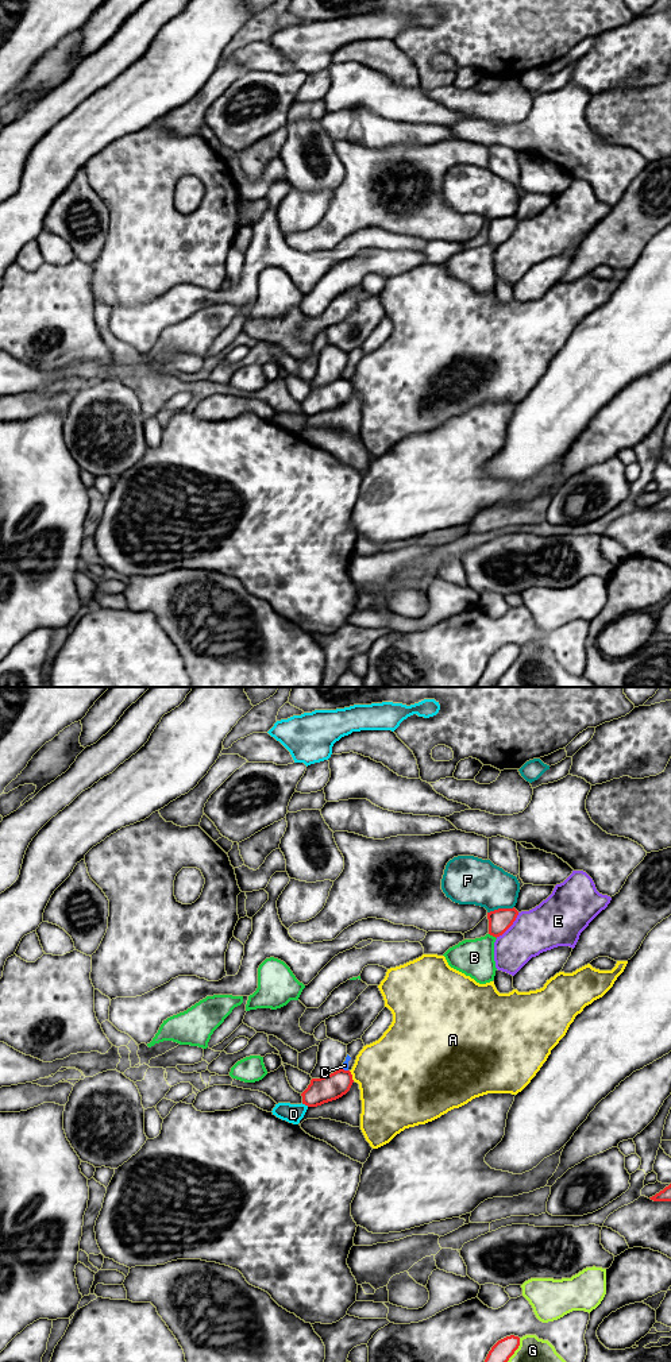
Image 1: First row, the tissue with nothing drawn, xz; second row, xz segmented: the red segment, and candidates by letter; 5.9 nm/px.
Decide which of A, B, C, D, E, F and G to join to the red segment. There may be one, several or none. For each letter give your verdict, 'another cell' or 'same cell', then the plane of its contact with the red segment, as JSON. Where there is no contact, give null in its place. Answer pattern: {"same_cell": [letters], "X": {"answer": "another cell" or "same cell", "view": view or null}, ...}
{"same_cell": [], "A": {"answer": "another cell", "view": "xz"}, "B": {"answer": "another cell", "view": "xz"}, "C": {"answer": "another cell", "view": "xz"}, "D": {"answer": "another cell", "view": "xz"}, "E": {"answer": "another cell", "view": "xz"}, "F": {"answer": "another cell", "view": "xz"}, "G": {"answer": "another cell", "view": "xz"}}

